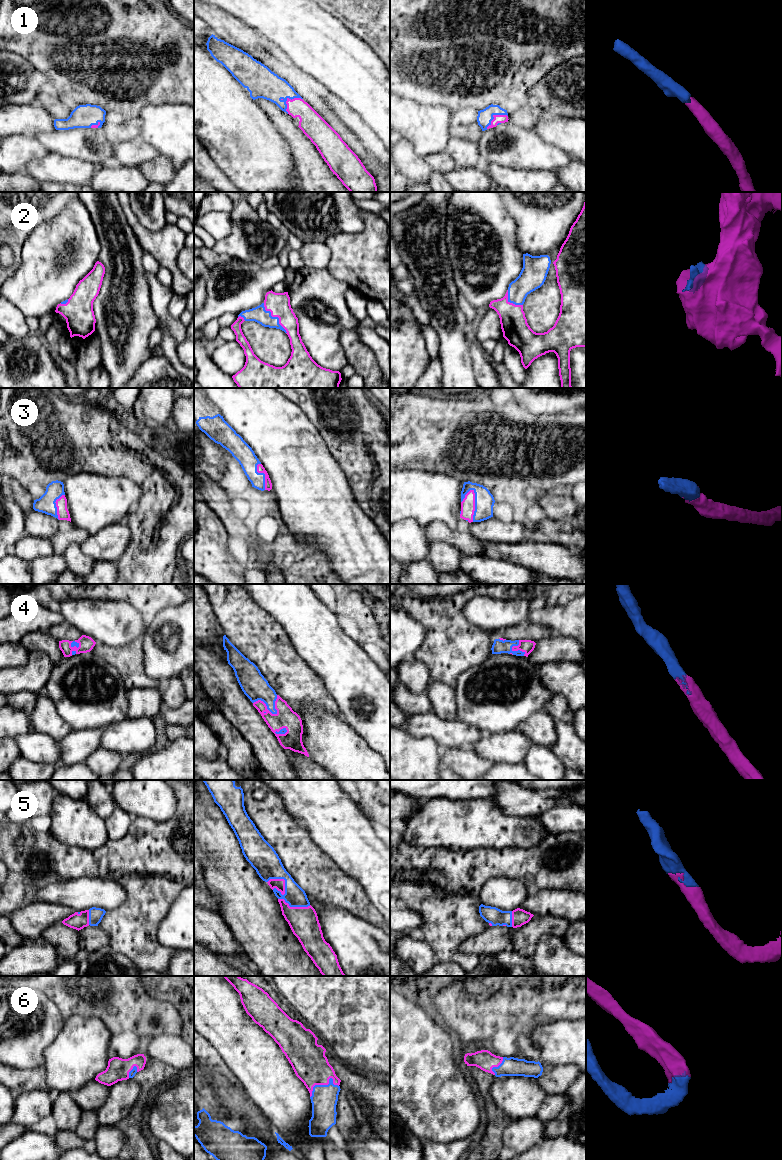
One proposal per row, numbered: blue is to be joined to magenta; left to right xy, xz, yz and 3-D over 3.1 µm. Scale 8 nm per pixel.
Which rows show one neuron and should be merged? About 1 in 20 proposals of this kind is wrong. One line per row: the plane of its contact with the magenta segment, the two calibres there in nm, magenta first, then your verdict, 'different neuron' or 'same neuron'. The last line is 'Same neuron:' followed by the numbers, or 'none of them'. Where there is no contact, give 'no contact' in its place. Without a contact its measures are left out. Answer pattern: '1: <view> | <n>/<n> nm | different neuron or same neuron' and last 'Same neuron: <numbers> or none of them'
1: xz | 170/240 nm | same neuron
2: xz | 180/130 nm | same neuron
3: yz | 110/160 nm | same neuron
4: xz | 160/200 nm | same neuron
5: xz | 90/220 nm | same neuron
6: xz | 280/220 nm | same neuron
Same neuron: 1, 2, 3, 4, 5, 6

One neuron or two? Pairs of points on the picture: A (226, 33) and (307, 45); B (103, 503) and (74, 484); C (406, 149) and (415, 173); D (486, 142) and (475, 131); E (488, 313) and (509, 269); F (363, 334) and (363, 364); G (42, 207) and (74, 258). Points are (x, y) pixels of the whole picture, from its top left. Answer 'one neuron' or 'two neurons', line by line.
A: two neurons
B: one neuron
C: one neuron
D: two neurons
E: two neurons
F: two neurons
G: two neurons

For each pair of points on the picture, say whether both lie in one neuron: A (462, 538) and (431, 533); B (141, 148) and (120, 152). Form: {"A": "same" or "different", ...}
{"A": "same", "B": "same"}

